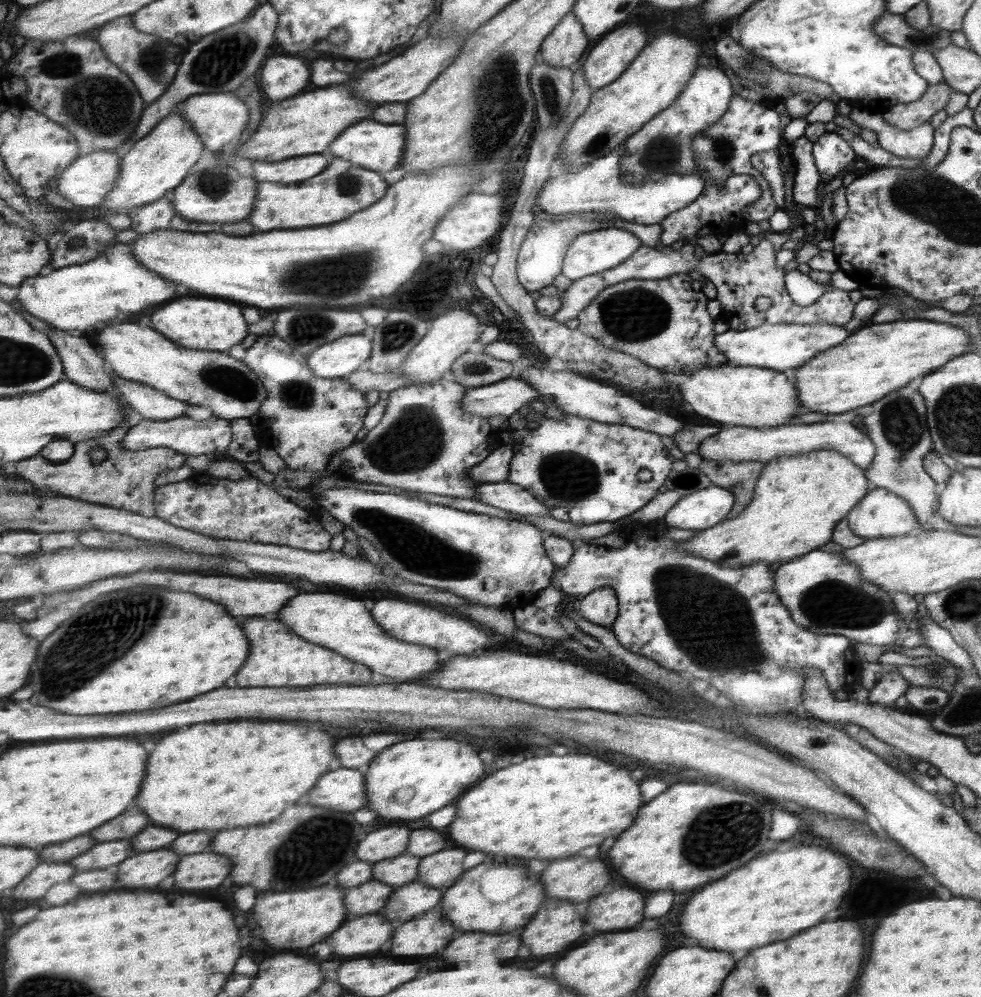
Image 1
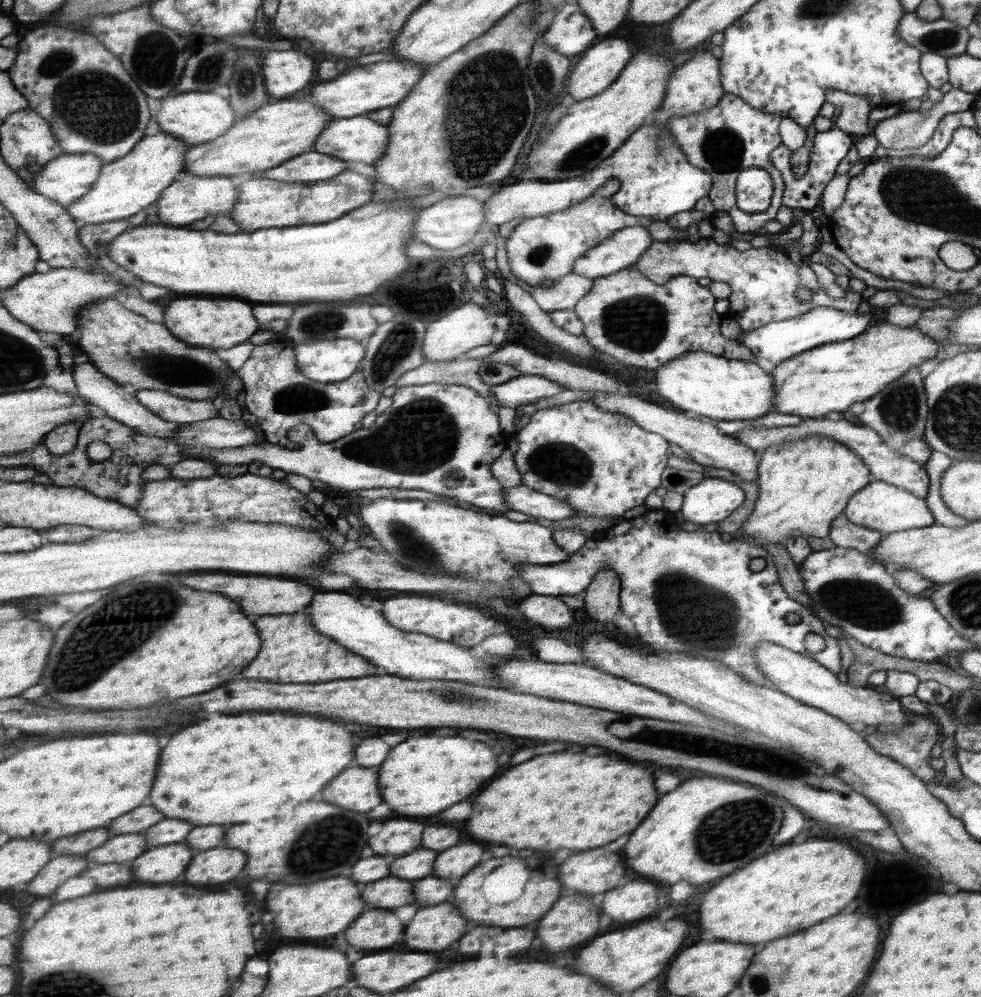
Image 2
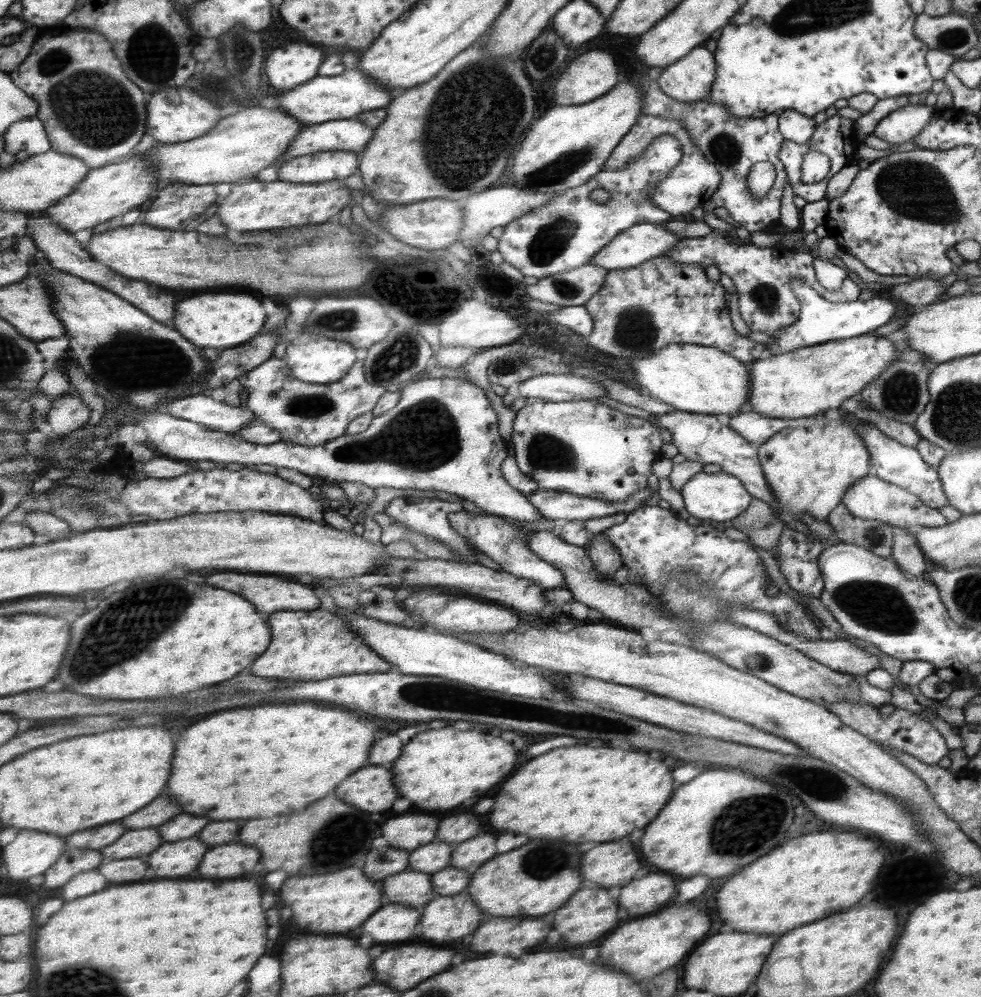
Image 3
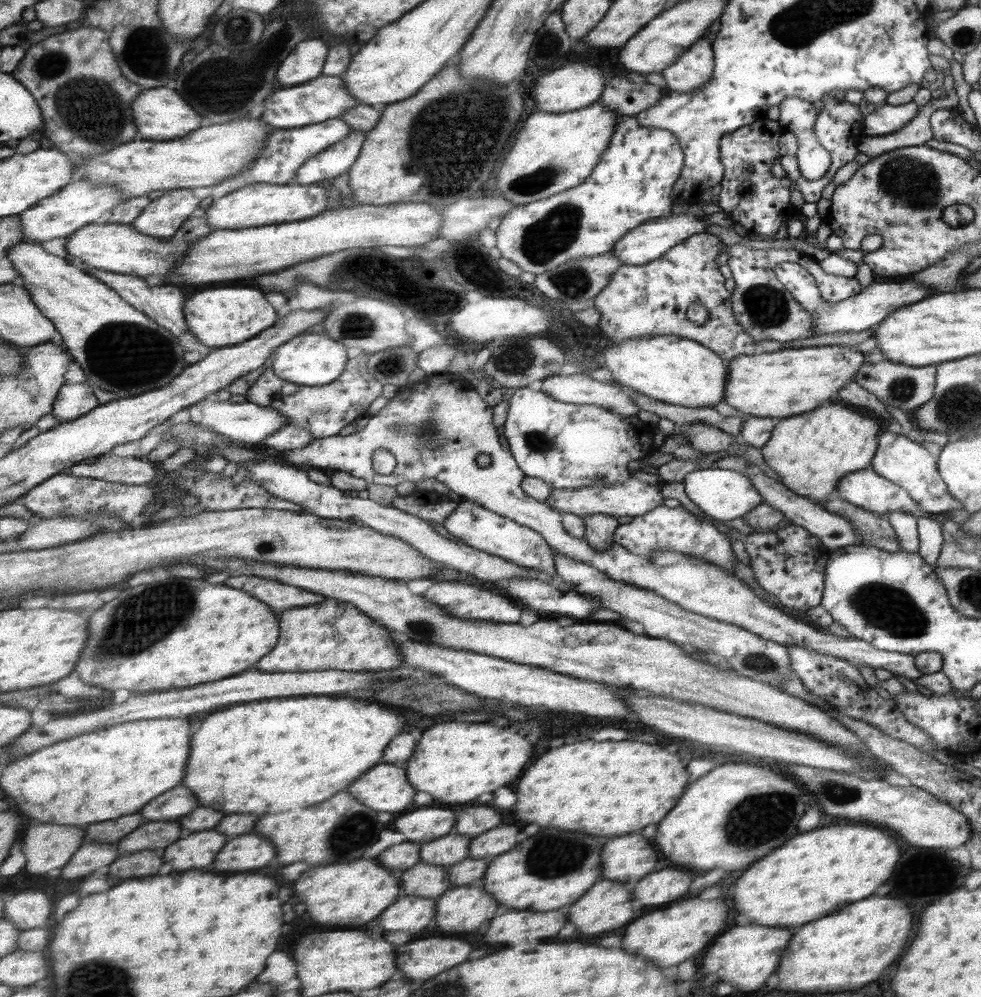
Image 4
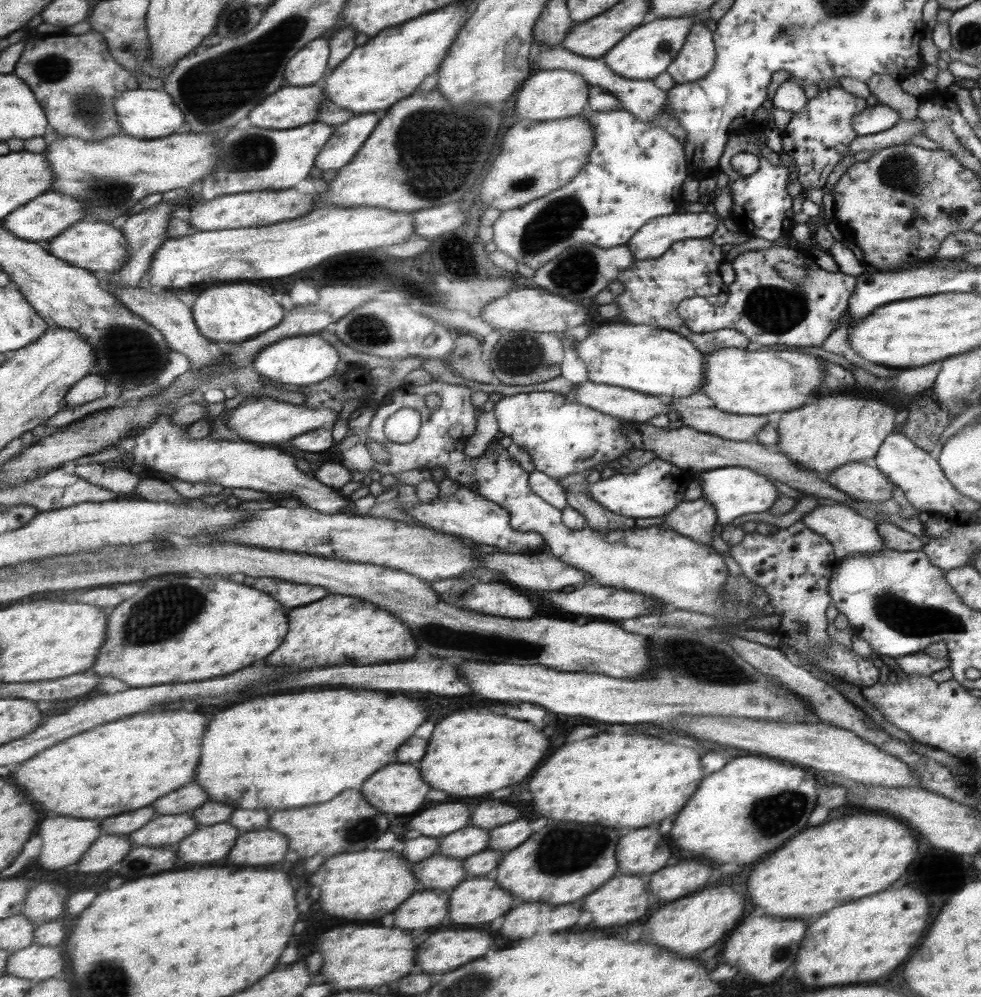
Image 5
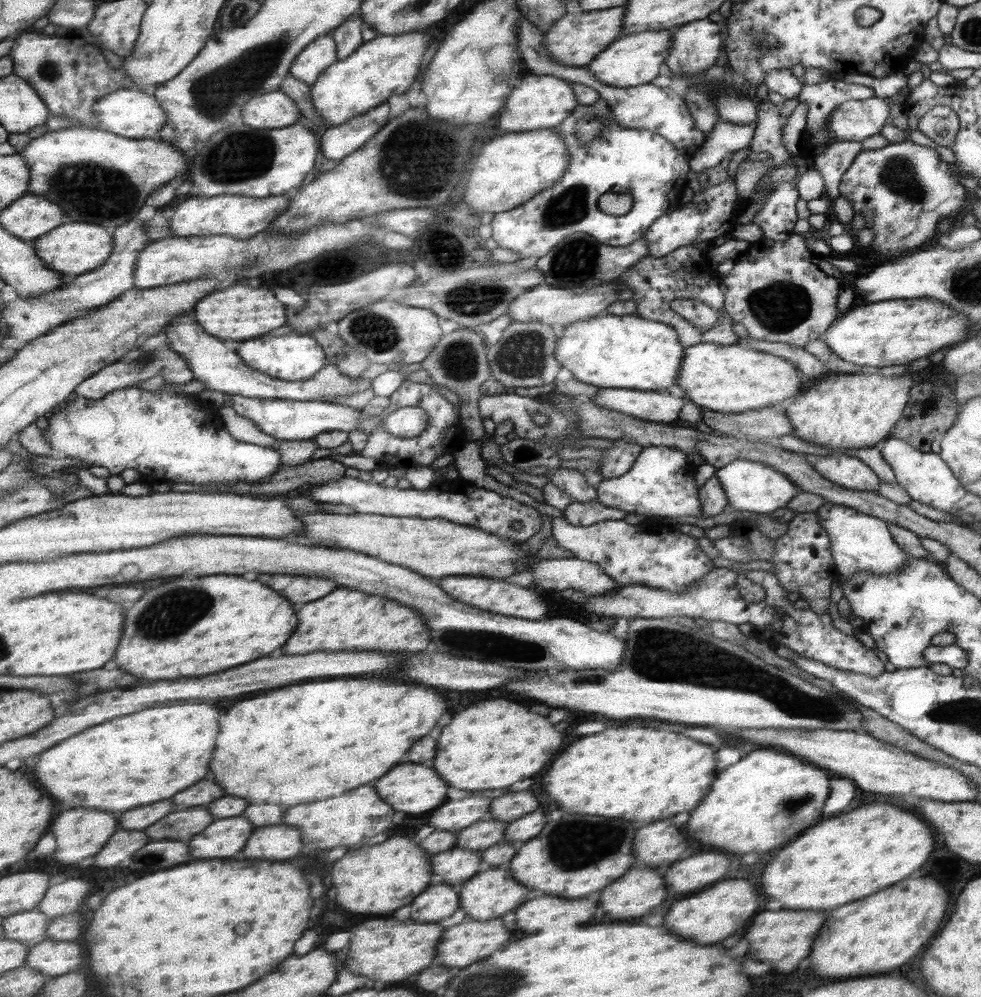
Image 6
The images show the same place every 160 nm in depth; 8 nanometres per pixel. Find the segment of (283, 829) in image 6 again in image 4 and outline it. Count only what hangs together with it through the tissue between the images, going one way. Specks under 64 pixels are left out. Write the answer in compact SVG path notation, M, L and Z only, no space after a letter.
M239 836L227 842L227 846L223 846L223 850L219 852L217 870L229 874L249 872L265 868L273 858L275 858L275 848L269 840L259 836Z

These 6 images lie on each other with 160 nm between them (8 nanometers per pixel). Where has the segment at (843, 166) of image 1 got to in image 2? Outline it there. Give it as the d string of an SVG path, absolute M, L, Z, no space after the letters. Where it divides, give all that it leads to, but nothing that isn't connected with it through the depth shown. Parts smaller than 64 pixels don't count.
M834 125L827 131L816 132L814 141L810 147L810 153L808 154L808 169L800 179L793 179L793 173L789 165L790 150L782 144L776 146L770 152L769 161L771 166L774 166L774 169L781 175L784 184L782 201L780 202L781 206L811 211L817 200L821 198L822 190L825 188L825 185L835 176L835 168L837 168L837 164L845 158L845 154L847 154L847 150L851 148L851 144L850 135L839 130Z

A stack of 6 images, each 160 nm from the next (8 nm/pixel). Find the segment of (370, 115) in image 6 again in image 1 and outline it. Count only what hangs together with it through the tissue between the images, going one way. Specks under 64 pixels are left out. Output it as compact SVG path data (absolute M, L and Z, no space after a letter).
M328 153L310 154L309 156L293 157L281 162L258 160L253 162L252 170L258 182L277 182L295 184L309 181L321 174L325 167L337 157Z

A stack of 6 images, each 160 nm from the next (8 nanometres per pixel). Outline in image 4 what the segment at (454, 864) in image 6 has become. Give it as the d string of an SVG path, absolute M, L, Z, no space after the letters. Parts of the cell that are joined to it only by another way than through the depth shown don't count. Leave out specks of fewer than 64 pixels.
M421 862L401 876L401 886L403 892L409 896L439 898L449 890L451 882L445 868Z

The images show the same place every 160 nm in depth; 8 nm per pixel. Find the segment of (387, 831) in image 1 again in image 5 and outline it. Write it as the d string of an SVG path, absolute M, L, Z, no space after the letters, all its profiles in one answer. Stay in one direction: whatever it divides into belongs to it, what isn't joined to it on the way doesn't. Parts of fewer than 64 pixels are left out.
M441 804L415 816L409 828L419 830L423 836L439 838L465 828L469 822L471 822L471 810L467 804Z

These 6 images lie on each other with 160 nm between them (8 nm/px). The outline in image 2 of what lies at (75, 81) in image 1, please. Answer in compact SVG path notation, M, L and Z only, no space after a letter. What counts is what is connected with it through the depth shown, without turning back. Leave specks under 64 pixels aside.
M45 26L45 28L37 28L37 30L33 30L31 34L24 36L17 49L18 57L15 59L15 64L13 64L7 72L11 76L17 90L29 101L29 106L42 115L43 118L46 118L47 122L50 122L65 153L93 153L99 155L99 158L102 158L105 164L107 164L126 157L139 144L139 141L146 137L145 130L147 130L147 126L149 126L149 122L151 122L151 112L149 112L149 106L147 106L147 94L143 92L139 83L135 82L129 75L120 58L105 47L98 38L95 38L92 34L77 34L77 32L71 32L71 30L66 29L65 26L63 26L63 28L61 28L61 26Z

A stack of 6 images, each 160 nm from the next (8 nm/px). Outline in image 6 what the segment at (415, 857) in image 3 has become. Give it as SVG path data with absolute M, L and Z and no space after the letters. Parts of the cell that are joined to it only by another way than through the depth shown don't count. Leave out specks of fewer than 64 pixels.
M497 820L477 822L475 826L469 826L467 830L459 832L457 846L467 848L467 850L487 850L503 840L505 828L507 826Z

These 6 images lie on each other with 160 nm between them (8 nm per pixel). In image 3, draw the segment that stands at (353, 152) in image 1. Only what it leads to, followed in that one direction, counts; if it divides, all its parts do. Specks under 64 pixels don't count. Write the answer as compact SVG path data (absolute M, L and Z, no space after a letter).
M343 119L306 125L290 150L281 160L282 163L305 156L335 150L364 154L365 149L374 140L376 130L359 119Z

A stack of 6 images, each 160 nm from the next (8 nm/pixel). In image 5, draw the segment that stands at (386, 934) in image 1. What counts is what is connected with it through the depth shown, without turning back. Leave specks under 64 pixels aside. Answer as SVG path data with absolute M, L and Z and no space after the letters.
M423 892L413 894L395 912L395 928L417 930L427 926L437 926L449 914L449 894L447 892Z

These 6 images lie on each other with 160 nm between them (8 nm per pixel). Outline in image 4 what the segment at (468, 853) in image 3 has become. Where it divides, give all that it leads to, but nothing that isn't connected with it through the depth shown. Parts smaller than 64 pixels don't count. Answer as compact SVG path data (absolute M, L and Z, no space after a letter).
M501 826L477 836L471 842L471 858L483 858L491 862L493 856L509 852L517 844L519 828L517 826Z

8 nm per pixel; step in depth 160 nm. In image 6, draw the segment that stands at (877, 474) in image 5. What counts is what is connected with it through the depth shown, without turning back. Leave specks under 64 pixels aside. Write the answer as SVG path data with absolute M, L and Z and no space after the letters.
M832 454L823 459L816 459L812 466L823 478L847 490L869 493L879 490L878 475L857 458L844 454Z

